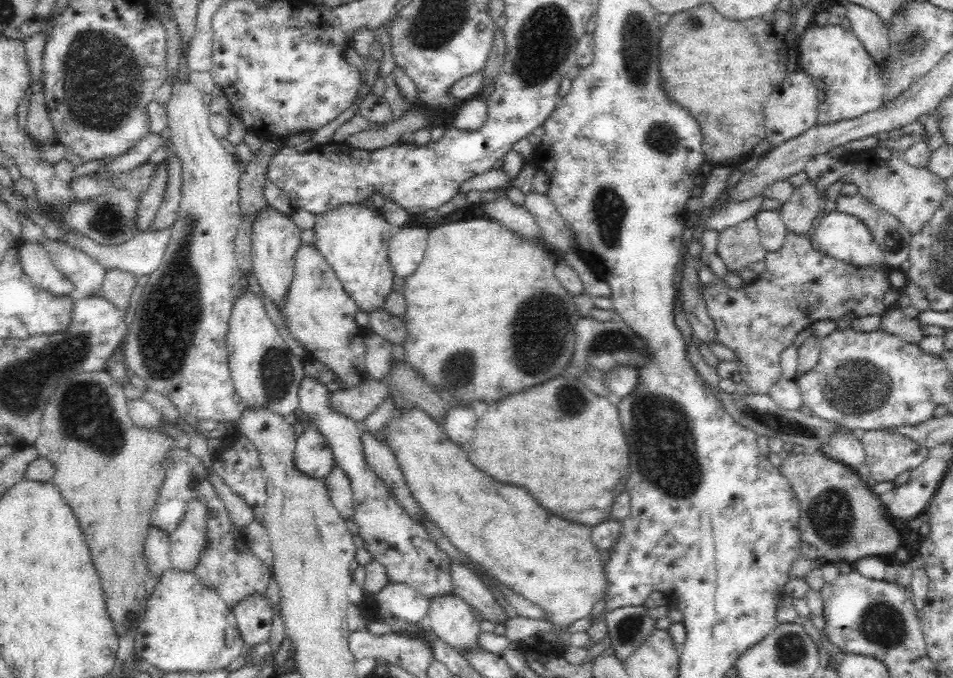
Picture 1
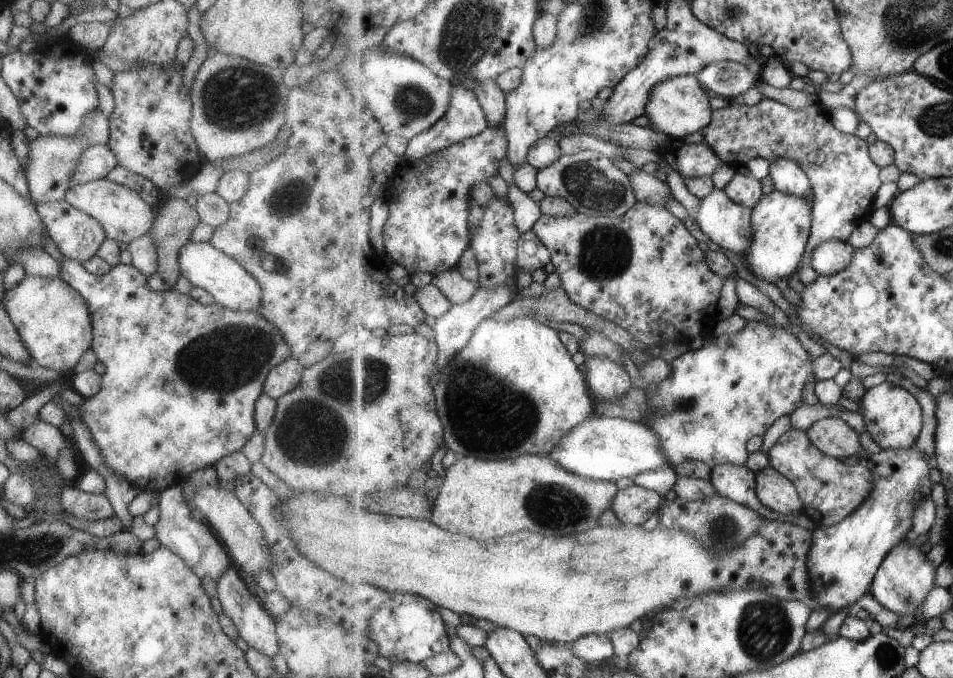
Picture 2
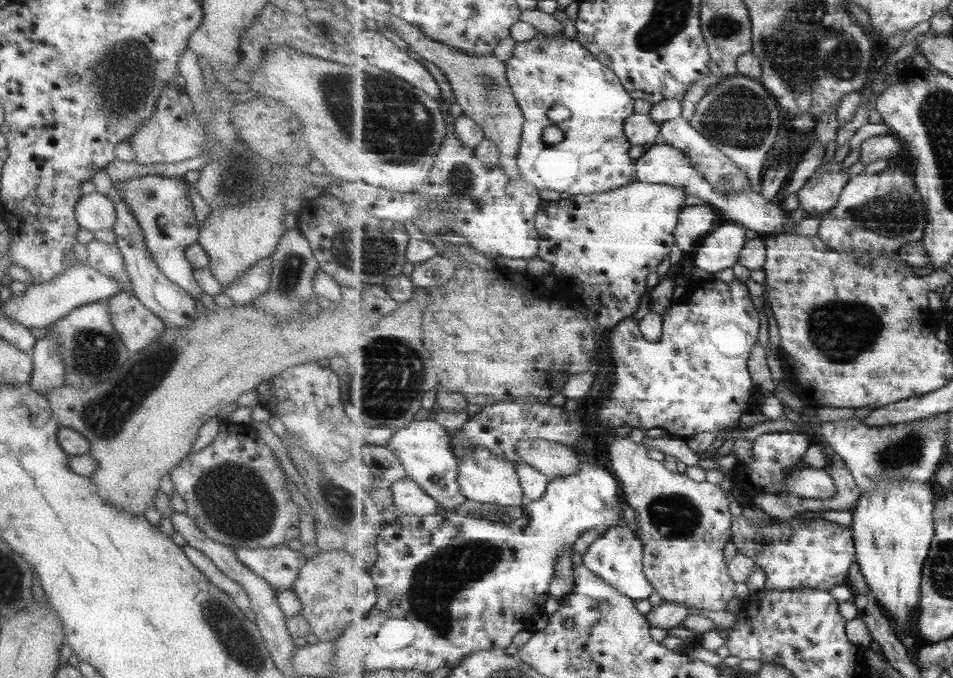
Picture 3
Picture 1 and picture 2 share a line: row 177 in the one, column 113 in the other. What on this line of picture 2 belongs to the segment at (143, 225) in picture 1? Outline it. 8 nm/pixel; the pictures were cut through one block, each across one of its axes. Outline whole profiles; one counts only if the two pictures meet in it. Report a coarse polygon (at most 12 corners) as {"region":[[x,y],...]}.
{"region":[[90,145],[78,160],[72,184],[107,178],[118,165],[108,145]]}

